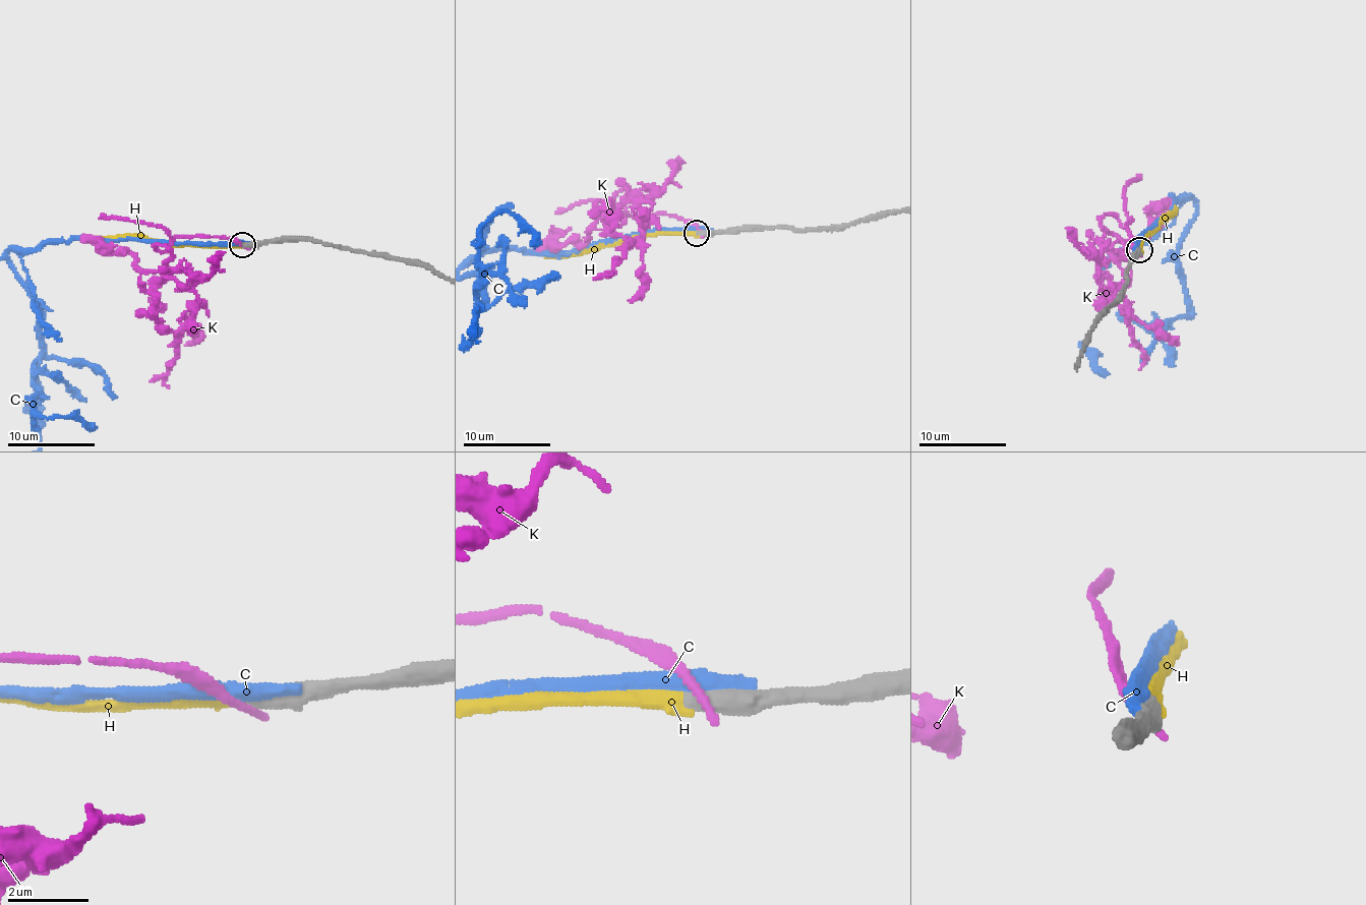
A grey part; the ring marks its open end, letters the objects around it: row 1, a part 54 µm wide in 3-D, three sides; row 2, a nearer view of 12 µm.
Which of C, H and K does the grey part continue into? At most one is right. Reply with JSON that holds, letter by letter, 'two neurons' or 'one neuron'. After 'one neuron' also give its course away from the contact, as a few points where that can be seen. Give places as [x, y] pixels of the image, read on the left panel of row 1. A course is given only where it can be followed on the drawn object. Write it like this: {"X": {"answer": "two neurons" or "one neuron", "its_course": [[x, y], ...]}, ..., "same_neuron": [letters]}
{"C": {"answer": "two neurons"}, "H": {"answer": "one neuron"}, "K": {"answer": "two neurons"}, "same_neuron": ["H"]}

